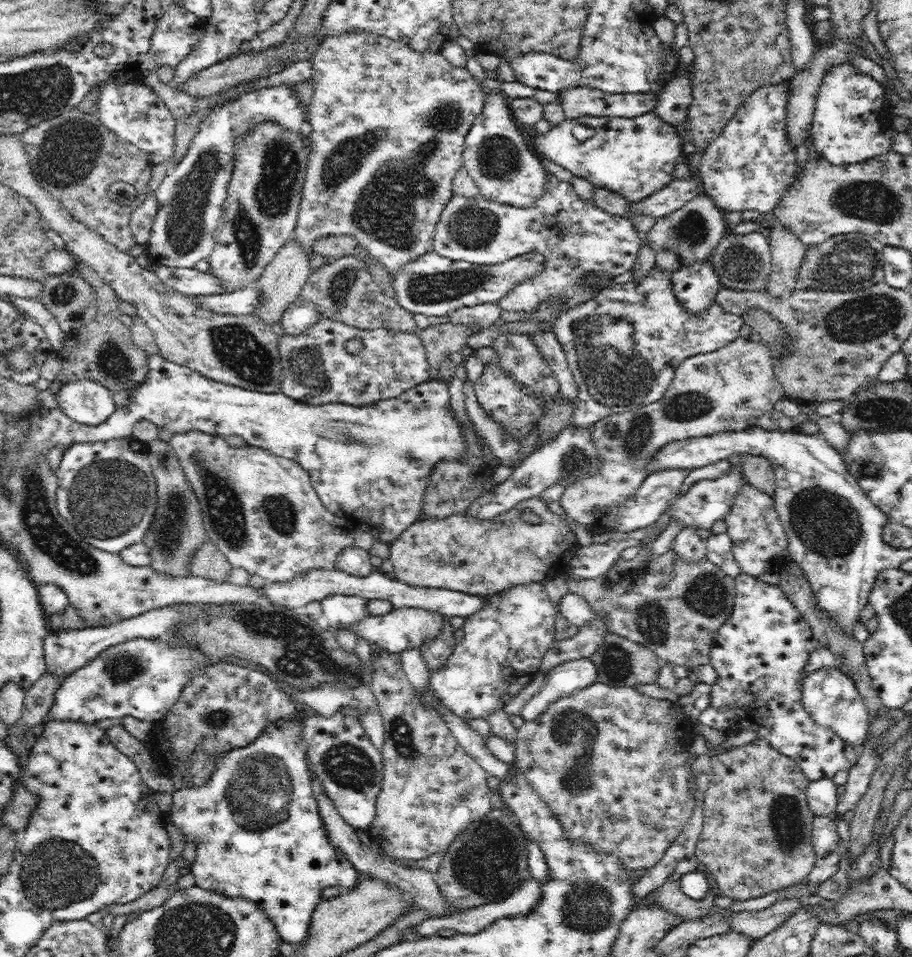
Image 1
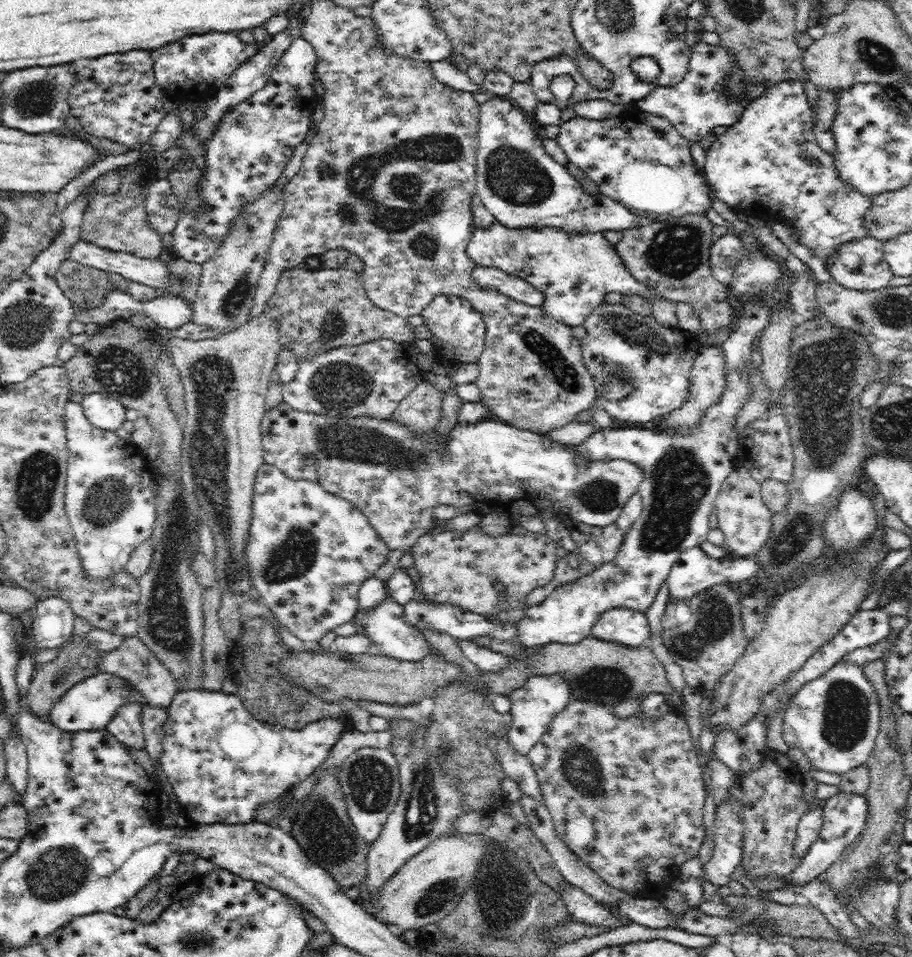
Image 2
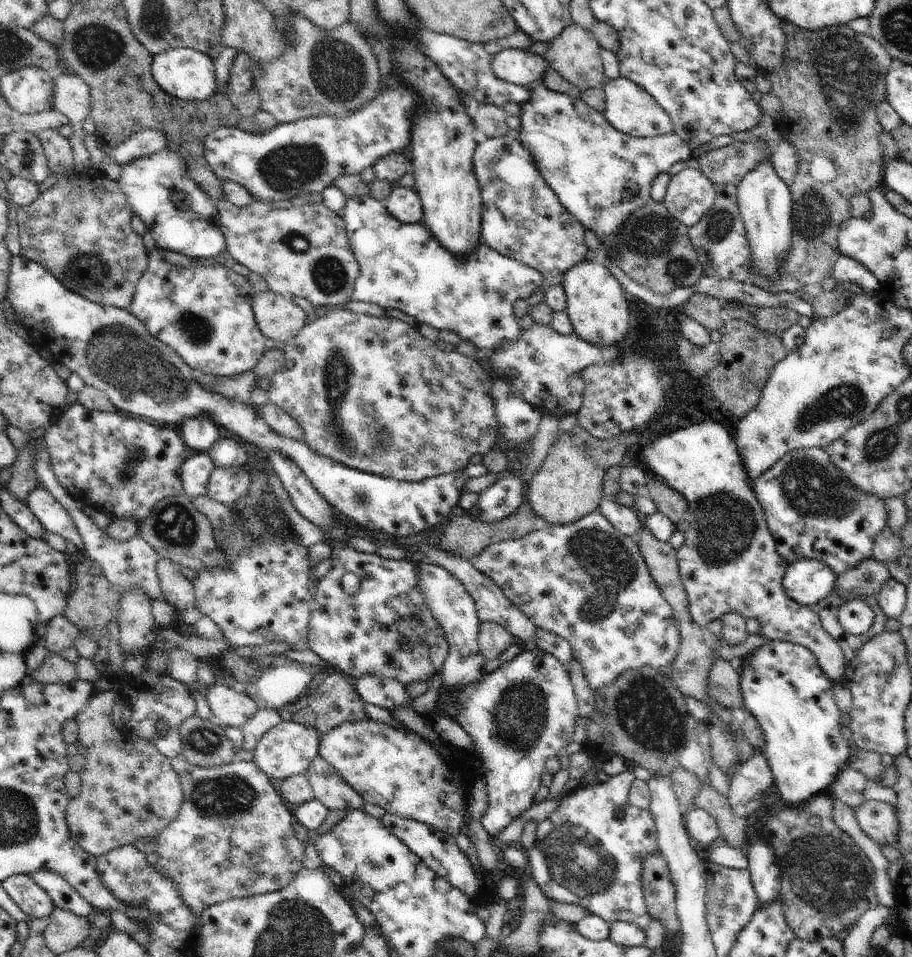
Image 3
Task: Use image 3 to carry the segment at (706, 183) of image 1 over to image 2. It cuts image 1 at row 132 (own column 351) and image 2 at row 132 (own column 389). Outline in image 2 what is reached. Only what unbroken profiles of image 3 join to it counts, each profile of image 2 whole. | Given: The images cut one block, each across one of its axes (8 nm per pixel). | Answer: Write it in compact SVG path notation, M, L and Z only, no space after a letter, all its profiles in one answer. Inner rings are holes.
M785 80L769 85L758 98L751 100L744 107L738 122L729 126L723 134L715 136L712 145L705 150L706 161L703 169L705 172L704 177L710 190L714 192L720 200L732 207L736 213L746 215L748 218L753 217L760 219L766 223L780 223L791 218L792 221L794 221L793 228L796 228L796 234L799 236L799 243L807 246L808 249L811 249L814 256L820 258L825 265L826 260L828 260L832 254L838 252L840 245L844 245L846 242L860 240L860 238L864 238L864 236L870 236L868 235L866 228L864 228L863 216L867 213L867 210L871 208L871 196L864 196L855 190L849 190L849 188L847 188L847 186L839 179L839 174L836 172L834 166L833 154L824 152L817 143L813 133L813 128L815 127L813 120L814 112L812 112L810 102L806 99L803 80Z

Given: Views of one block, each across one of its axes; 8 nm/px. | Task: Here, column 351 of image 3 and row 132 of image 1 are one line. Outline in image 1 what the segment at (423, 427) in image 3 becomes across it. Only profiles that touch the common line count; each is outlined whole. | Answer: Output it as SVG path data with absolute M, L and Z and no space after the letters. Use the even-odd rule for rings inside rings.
M344 32L340 36L328 36L319 44L318 50L314 52L314 56L311 58L311 63L314 94L312 102L308 106L308 121L313 127L307 138L310 150L302 190L302 202L300 202L293 236L297 242L301 243L305 251L311 252L313 244L318 238L331 235L351 235L358 241L358 245L366 249L375 261L384 265L388 273L394 276L397 272L404 270L404 266L408 262L418 260L426 252L433 251L432 238L436 232L438 219L453 195L452 181L454 175L463 166L461 156L465 136L475 118L480 116L490 90L468 73L466 67L452 65L441 52L418 52L406 43L367 32Z

